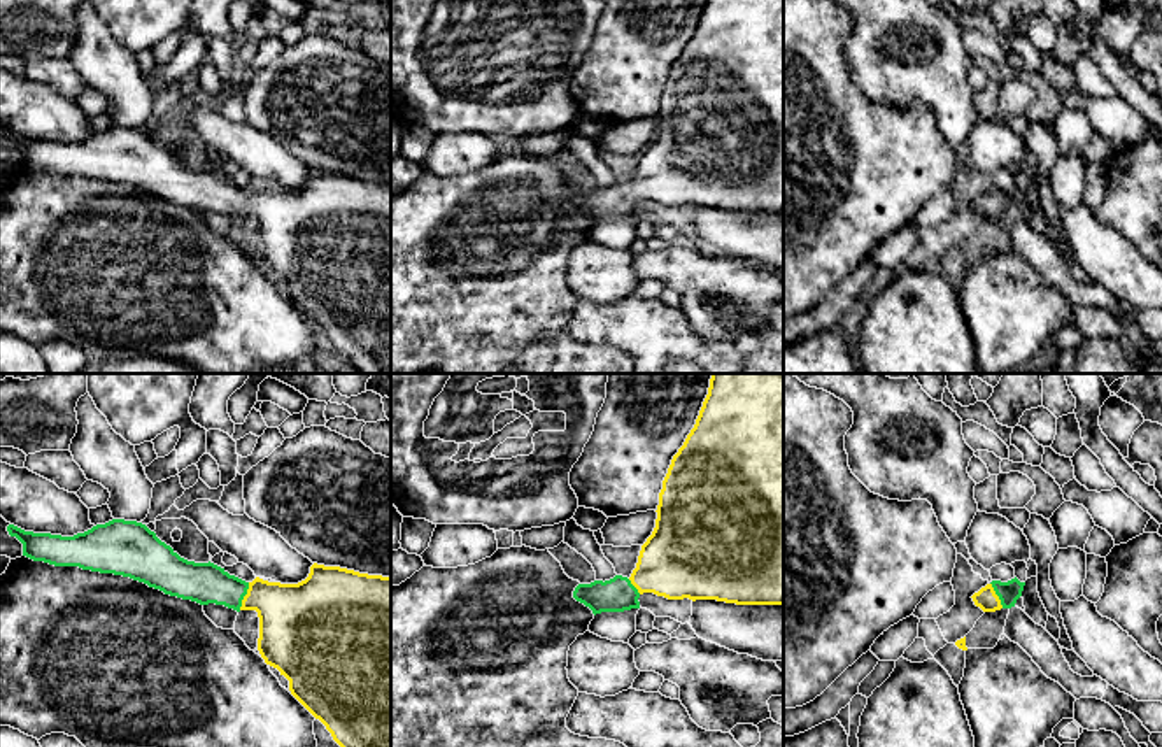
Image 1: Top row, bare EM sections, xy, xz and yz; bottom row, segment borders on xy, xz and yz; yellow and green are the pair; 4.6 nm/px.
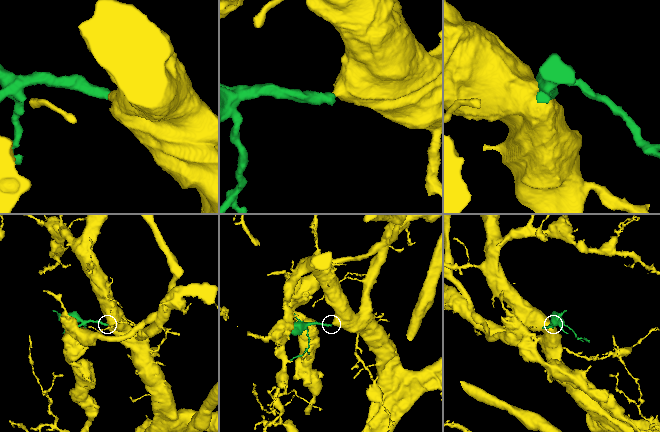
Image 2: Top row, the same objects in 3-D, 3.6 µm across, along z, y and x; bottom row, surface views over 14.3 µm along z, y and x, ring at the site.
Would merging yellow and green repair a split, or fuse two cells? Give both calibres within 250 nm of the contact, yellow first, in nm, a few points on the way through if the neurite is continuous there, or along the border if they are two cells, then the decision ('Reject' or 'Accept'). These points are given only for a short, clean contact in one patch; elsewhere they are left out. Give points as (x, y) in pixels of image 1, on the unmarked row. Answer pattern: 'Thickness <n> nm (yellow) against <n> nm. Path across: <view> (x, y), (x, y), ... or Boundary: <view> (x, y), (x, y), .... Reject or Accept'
Thickness 320 nm (yellow) against 190 nm. Path across: xy (293, 225), (269, 206), (244, 204), (204, 190). Accept

